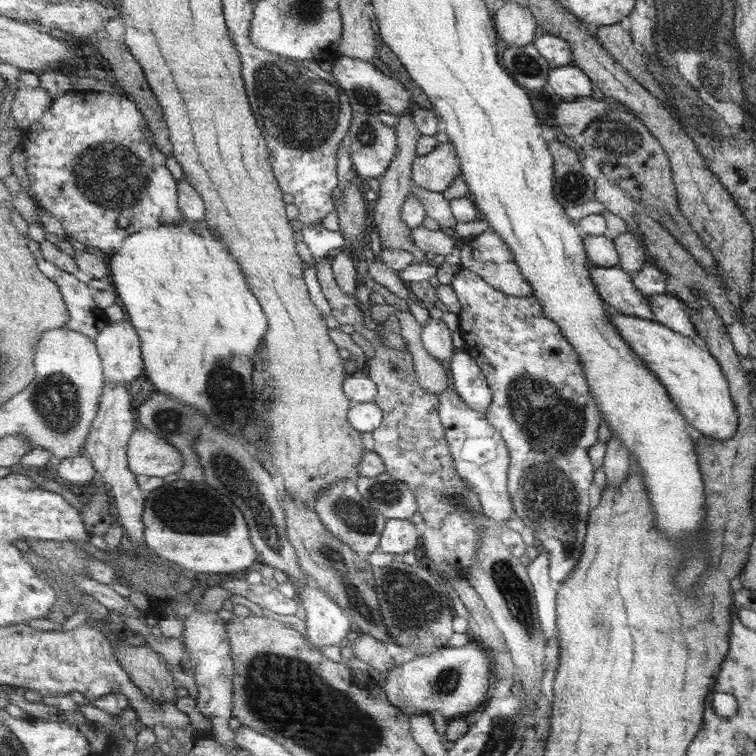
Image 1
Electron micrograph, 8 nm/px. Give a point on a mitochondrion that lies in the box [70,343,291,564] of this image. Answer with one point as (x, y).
(181, 511)

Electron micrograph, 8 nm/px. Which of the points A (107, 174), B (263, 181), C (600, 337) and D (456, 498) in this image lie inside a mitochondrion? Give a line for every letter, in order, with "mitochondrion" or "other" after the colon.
A: mitochondrion
B: other
C: other
D: mitochondrion

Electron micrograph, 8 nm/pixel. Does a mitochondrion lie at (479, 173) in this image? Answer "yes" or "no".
no

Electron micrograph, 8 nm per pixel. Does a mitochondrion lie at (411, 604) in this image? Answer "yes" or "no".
yes

